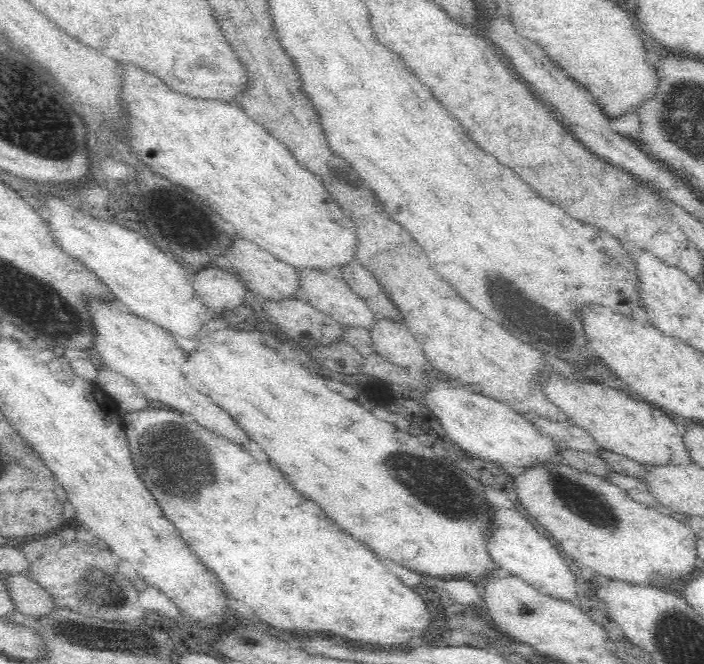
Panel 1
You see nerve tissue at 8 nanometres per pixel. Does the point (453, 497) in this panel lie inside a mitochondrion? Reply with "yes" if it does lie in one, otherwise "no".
yes

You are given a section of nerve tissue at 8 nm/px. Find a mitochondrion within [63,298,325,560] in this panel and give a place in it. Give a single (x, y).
(196, 477)

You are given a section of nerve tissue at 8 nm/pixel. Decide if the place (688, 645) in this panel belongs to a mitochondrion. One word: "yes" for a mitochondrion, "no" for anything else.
yes

